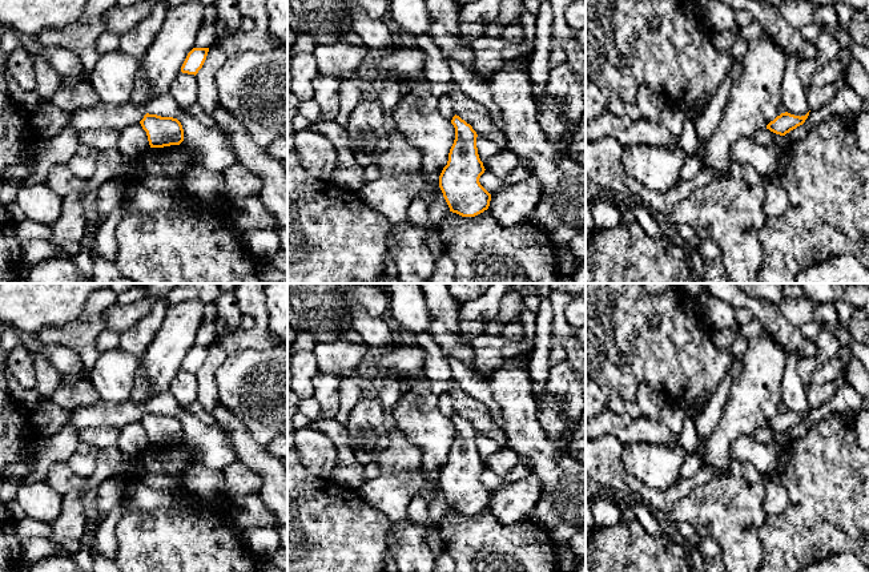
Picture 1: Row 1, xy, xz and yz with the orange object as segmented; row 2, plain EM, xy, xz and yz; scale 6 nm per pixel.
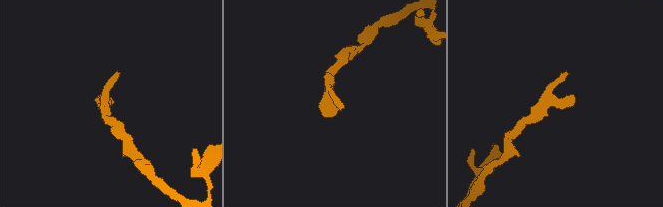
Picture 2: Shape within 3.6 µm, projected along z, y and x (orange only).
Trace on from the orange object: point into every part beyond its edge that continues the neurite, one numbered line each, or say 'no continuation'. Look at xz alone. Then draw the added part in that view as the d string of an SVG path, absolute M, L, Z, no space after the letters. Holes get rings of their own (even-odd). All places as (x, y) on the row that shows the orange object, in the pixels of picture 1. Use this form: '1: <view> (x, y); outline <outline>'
no continuation

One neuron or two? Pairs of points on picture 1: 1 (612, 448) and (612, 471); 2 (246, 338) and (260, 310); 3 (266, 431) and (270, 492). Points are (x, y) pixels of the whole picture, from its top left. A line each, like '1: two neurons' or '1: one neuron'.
1: one neuron
2: one neuron
3: two neurons

